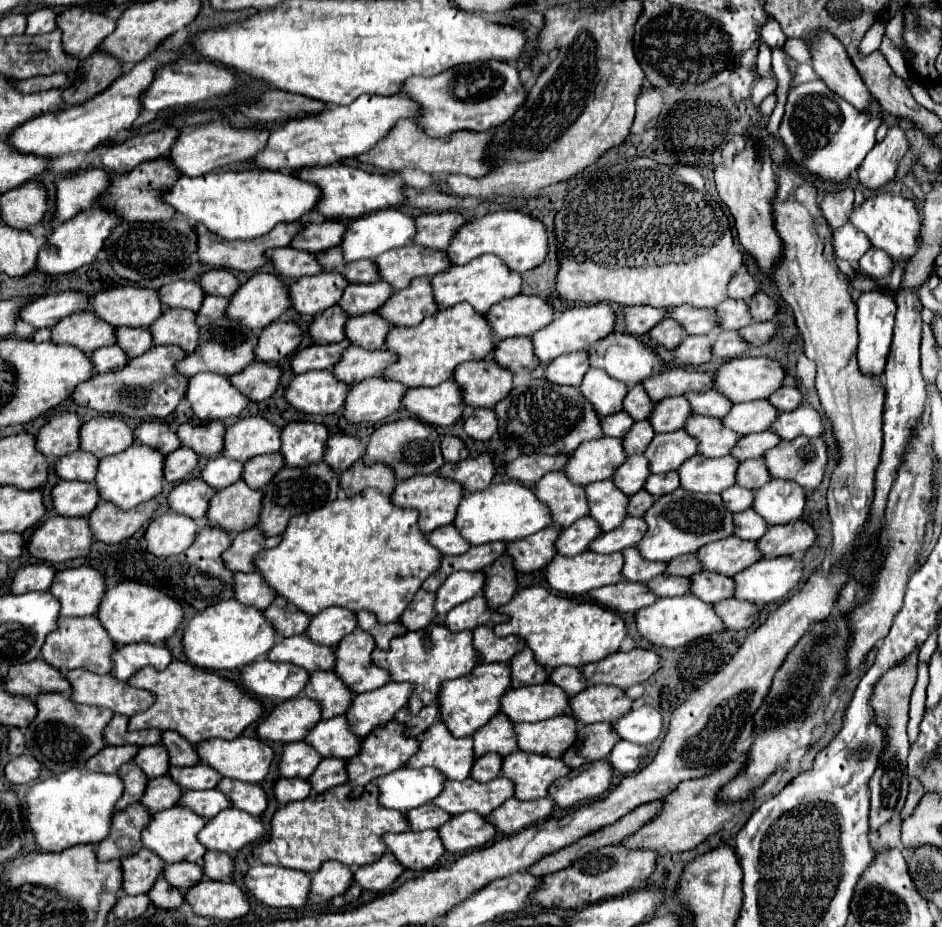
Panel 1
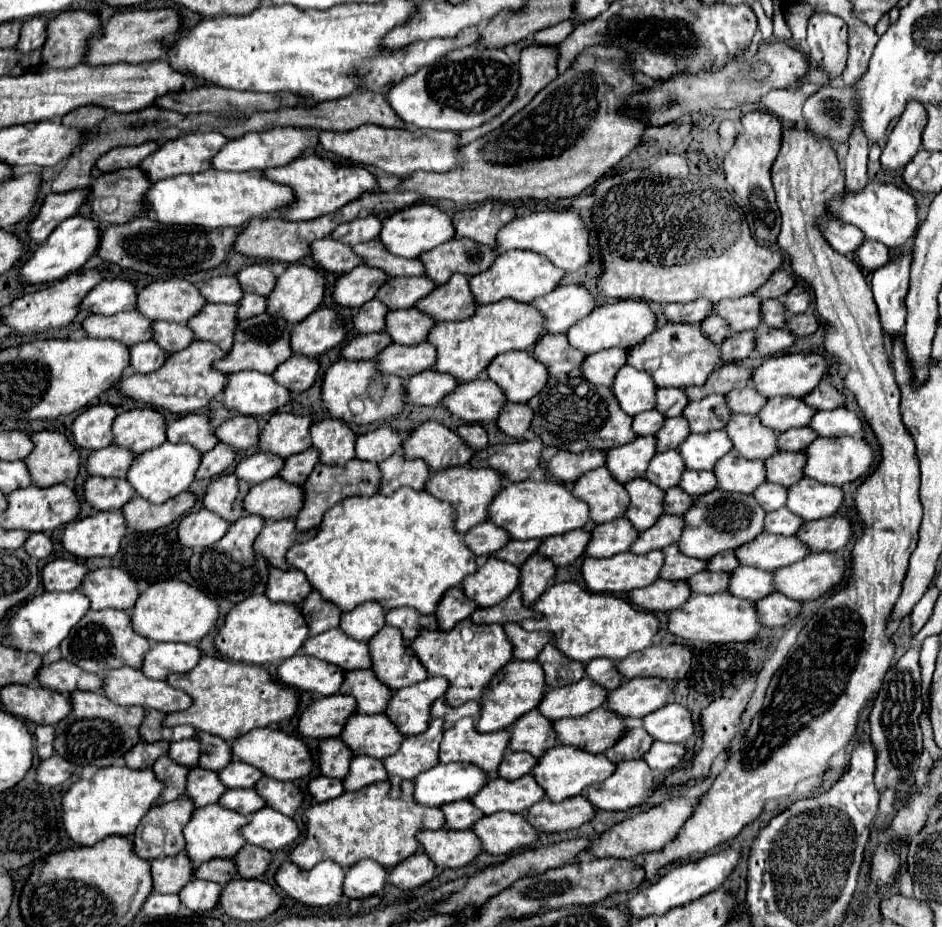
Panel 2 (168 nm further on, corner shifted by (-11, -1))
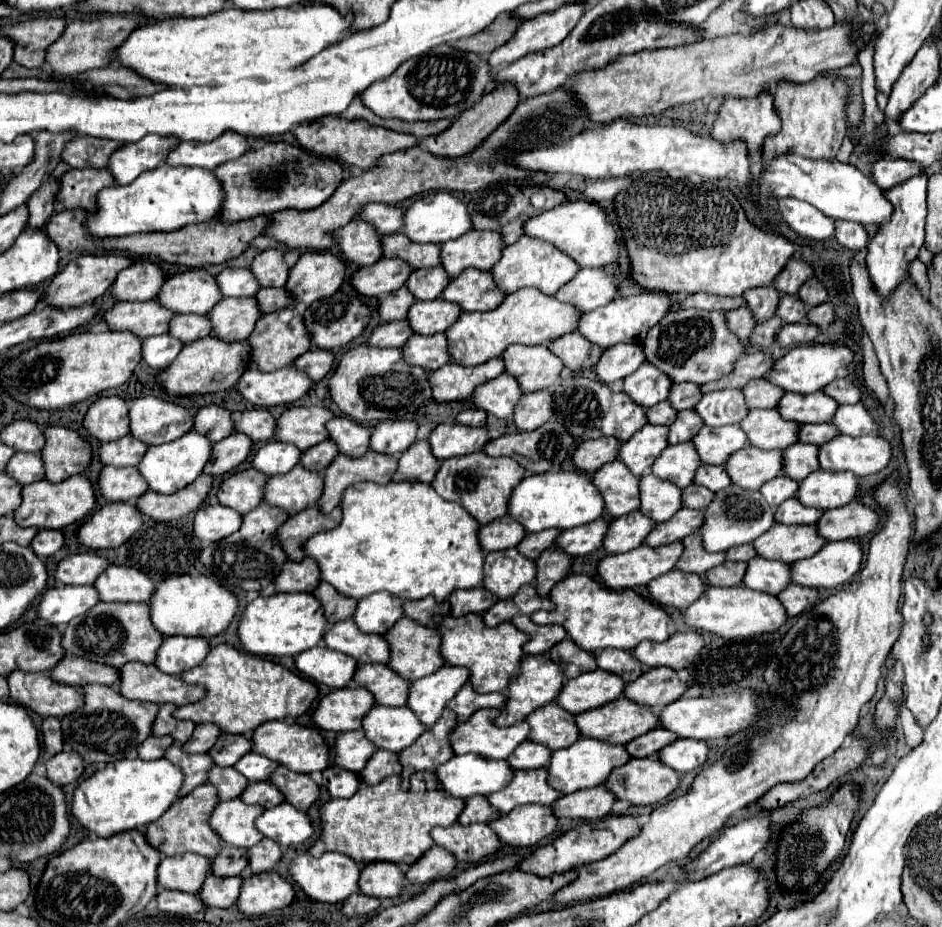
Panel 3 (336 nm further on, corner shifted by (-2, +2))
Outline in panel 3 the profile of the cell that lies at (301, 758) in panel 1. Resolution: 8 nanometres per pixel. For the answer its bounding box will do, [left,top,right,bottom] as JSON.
[334,729,378,773]

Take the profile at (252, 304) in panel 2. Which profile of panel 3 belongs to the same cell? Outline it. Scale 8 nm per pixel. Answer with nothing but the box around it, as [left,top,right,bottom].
[256,287,292,313]

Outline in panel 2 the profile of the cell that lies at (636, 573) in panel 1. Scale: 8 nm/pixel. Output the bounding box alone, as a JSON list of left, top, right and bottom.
[659,546,707,580]

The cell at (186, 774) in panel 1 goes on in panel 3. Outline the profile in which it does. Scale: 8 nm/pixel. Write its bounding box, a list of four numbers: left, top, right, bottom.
[234,751,280,781]

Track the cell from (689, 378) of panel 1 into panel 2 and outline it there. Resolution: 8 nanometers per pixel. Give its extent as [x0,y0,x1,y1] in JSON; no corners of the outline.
[683,364,751,400]

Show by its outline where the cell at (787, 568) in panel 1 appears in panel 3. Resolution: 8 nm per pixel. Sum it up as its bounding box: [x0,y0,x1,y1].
[792,539,862,589]

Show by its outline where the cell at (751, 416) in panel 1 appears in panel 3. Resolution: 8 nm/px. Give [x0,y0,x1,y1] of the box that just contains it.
[778,391,838,423]

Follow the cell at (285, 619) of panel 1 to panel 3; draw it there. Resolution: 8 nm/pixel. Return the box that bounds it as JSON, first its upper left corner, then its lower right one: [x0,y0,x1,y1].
[314,581,356,625]

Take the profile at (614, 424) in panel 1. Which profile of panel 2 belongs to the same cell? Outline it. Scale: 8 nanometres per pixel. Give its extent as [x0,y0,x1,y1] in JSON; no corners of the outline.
[631,410,663,436]

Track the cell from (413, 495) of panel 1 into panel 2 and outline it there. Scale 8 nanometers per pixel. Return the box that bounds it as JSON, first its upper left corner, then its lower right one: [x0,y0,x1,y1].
[425,466,501,534]

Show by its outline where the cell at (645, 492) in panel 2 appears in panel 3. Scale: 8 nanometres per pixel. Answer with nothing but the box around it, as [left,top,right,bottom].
[640,475,682,523]

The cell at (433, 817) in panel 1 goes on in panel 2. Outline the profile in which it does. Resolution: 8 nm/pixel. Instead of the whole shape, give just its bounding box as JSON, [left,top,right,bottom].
[441,800,483,830]

